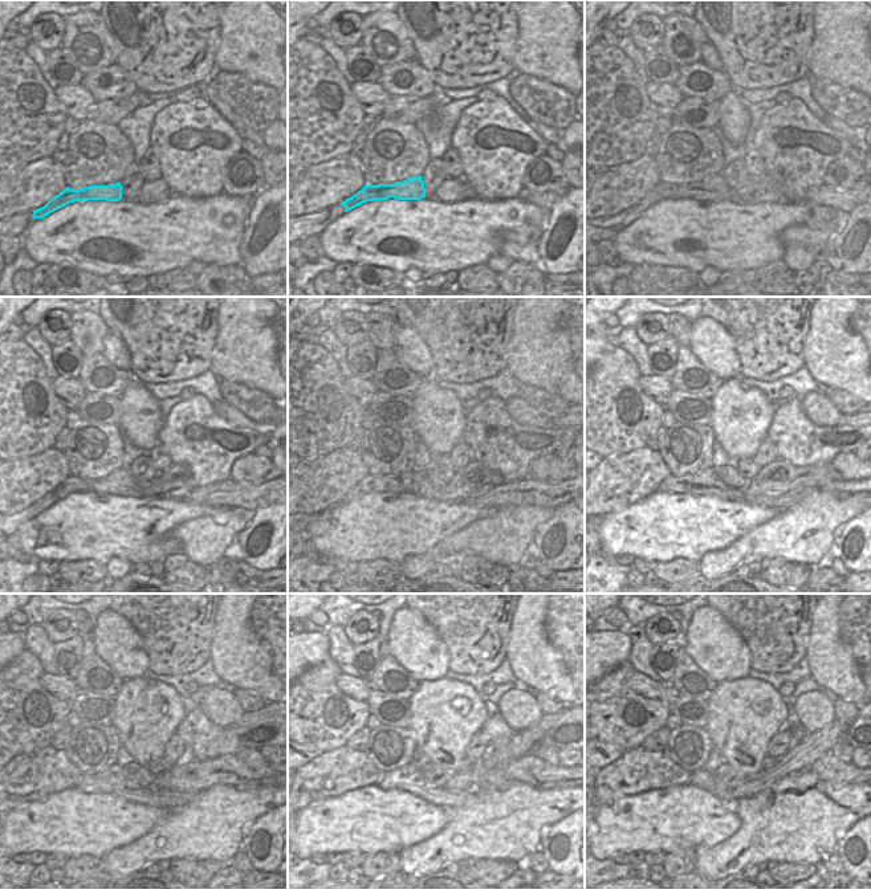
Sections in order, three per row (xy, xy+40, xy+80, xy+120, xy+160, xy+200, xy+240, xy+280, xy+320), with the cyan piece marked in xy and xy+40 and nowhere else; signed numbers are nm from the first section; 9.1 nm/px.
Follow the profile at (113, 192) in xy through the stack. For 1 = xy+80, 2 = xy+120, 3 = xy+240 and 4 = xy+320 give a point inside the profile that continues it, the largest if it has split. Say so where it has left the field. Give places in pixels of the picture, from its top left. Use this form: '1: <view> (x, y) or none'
1: xy+80 (712, 188)
2: xy+120 (175, 482)
3: xy+240 (194, 775)
4: xy+320 (838, 774)

